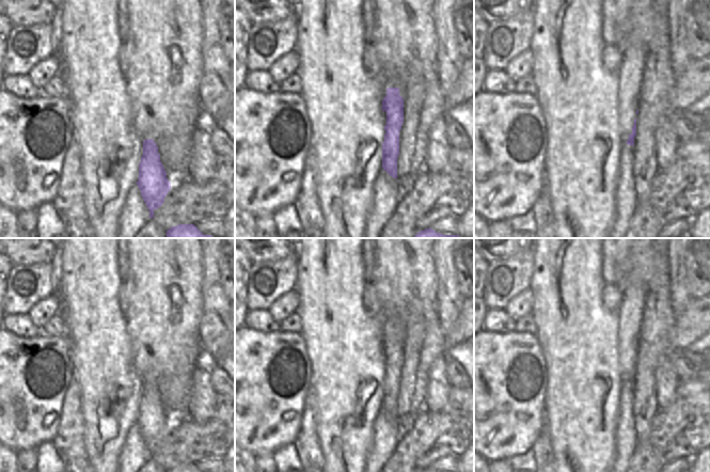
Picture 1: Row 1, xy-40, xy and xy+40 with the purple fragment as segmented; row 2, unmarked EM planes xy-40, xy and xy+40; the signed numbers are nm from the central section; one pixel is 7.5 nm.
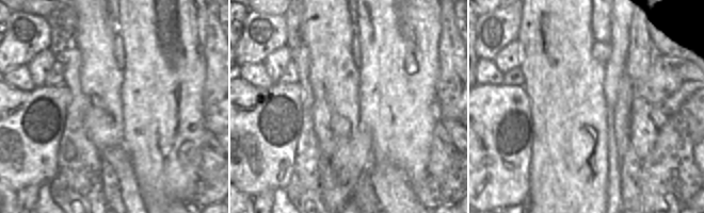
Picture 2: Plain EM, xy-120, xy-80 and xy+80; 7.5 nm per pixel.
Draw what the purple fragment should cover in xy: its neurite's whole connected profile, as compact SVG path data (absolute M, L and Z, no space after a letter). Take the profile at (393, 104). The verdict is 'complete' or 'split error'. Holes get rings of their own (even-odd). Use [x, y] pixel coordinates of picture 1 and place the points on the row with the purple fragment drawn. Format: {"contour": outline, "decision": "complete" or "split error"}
{"contour": "M388 88L382 100L382 111L386 112L385 135L382 143L382 168L397 178L397 157L399 155L399 131L404 123L404 98L398 88Z", "decision": "complete"}

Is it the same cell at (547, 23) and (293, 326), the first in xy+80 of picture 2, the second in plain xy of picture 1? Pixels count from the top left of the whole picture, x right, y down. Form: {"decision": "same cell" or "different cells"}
{"decision": "different cells"}

